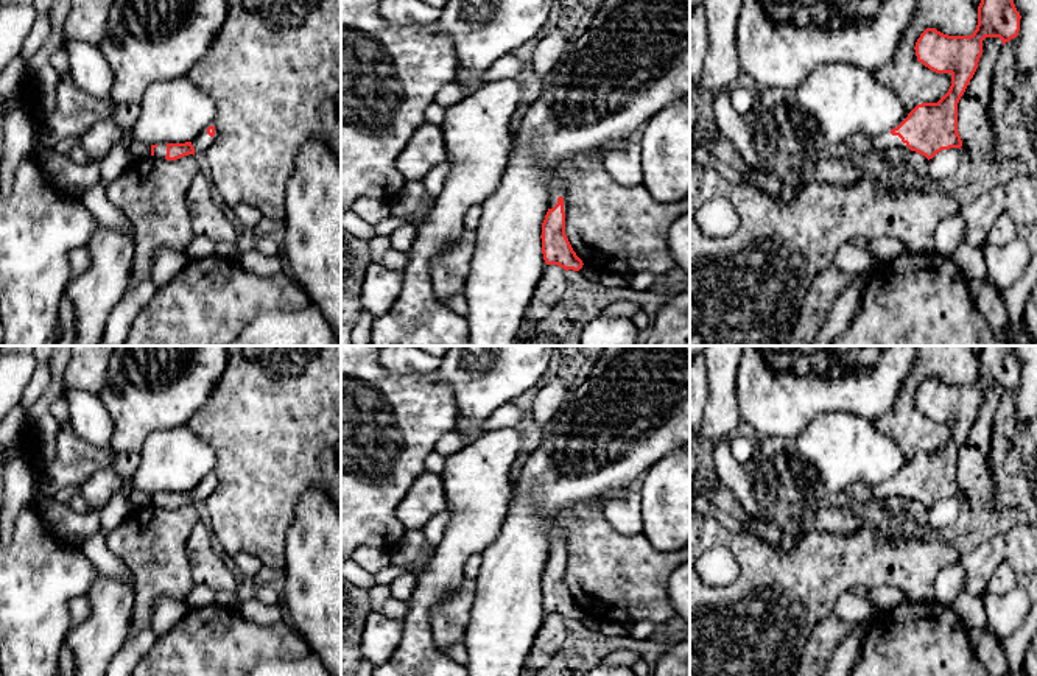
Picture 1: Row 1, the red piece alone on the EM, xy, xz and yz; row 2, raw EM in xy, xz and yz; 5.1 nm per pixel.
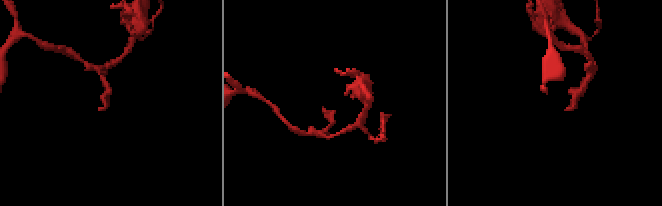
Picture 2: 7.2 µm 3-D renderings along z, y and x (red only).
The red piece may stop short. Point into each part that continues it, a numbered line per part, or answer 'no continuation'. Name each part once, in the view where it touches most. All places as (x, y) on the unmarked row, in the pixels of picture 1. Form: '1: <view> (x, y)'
1: xz (556, 542)

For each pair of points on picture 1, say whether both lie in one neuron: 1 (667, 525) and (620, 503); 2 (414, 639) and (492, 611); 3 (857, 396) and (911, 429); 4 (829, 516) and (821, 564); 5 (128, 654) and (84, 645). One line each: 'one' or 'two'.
1: two
2: two
3: two
4: two
5: two

